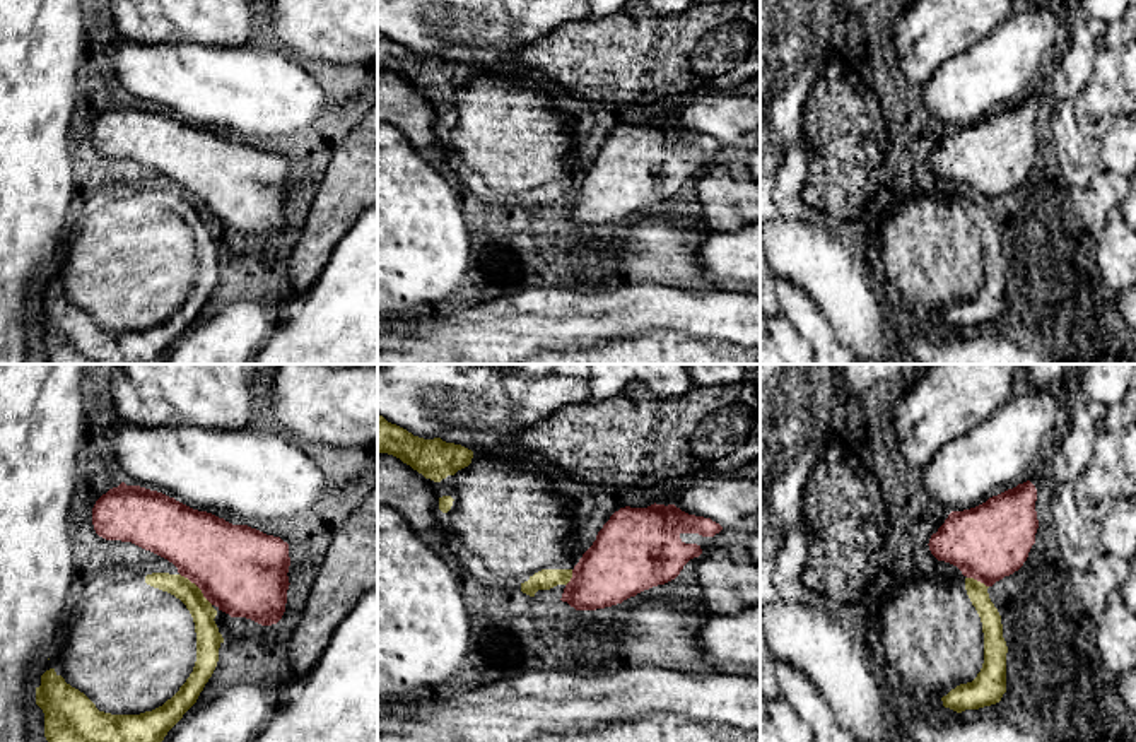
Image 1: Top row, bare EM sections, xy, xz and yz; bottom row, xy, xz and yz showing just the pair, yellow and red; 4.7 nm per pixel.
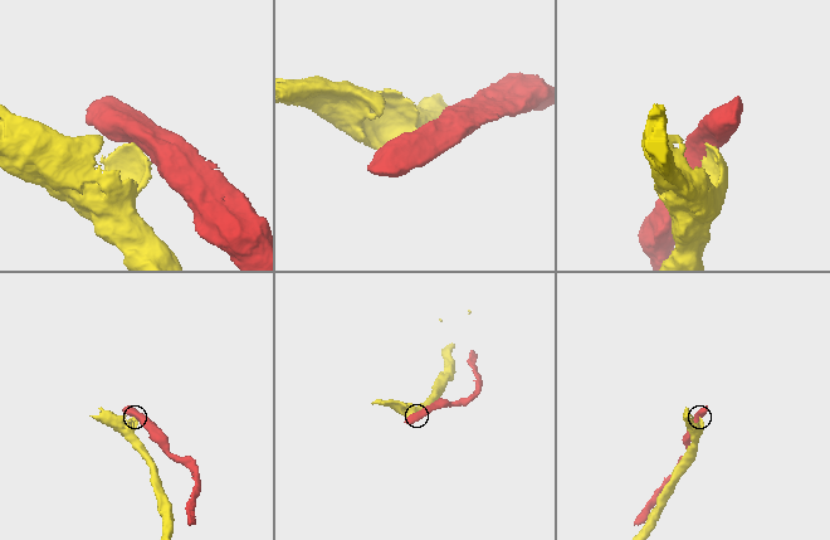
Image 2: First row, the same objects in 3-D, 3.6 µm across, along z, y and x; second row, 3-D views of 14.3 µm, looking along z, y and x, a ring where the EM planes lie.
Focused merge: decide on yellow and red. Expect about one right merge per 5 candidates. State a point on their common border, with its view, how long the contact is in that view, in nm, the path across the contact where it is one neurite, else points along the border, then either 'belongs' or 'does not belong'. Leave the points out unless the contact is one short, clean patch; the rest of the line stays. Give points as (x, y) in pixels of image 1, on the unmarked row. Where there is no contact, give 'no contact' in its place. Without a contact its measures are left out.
meets yellow in xy at (197, 204); contact 220 nm long; border along xy (180, 190), (212, 221); does not belong

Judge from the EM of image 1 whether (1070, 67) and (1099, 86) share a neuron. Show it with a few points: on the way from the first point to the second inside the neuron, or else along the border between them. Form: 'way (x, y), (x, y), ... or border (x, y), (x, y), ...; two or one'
border (1099, 48), (1094, 58), (1094, 76), (1073, 100); two

